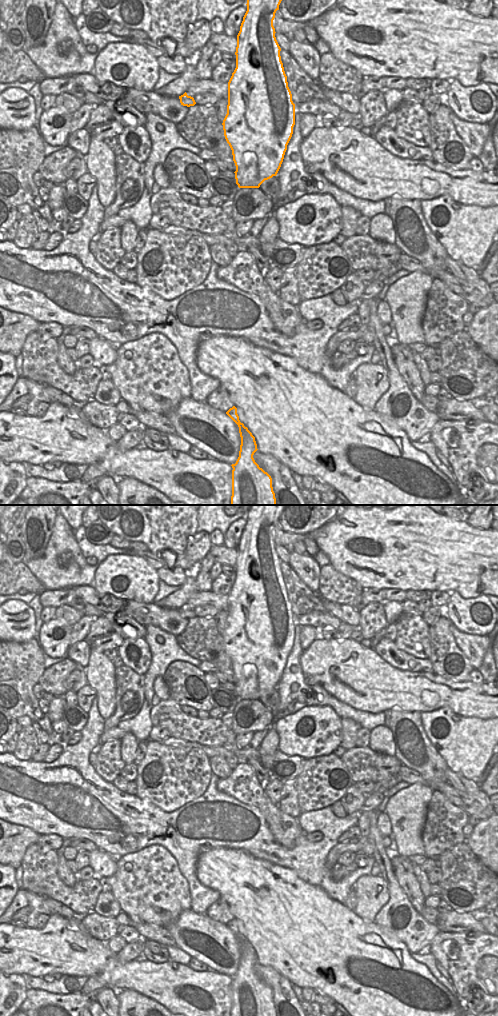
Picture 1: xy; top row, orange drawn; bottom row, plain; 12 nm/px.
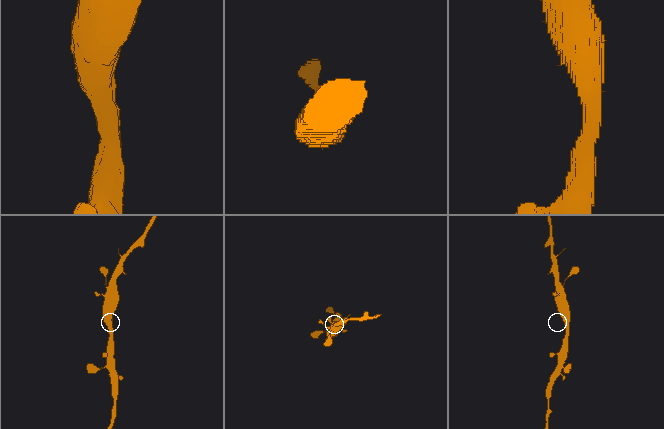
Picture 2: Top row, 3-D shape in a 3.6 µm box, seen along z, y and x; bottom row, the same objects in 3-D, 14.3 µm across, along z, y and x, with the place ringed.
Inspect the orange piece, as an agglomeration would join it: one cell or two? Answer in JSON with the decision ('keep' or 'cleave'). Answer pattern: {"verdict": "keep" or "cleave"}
{"verdict": "keep"}

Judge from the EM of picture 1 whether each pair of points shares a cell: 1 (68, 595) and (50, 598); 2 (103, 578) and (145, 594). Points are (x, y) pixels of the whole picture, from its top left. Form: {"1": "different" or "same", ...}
{"1": "same", "2": "same"}

